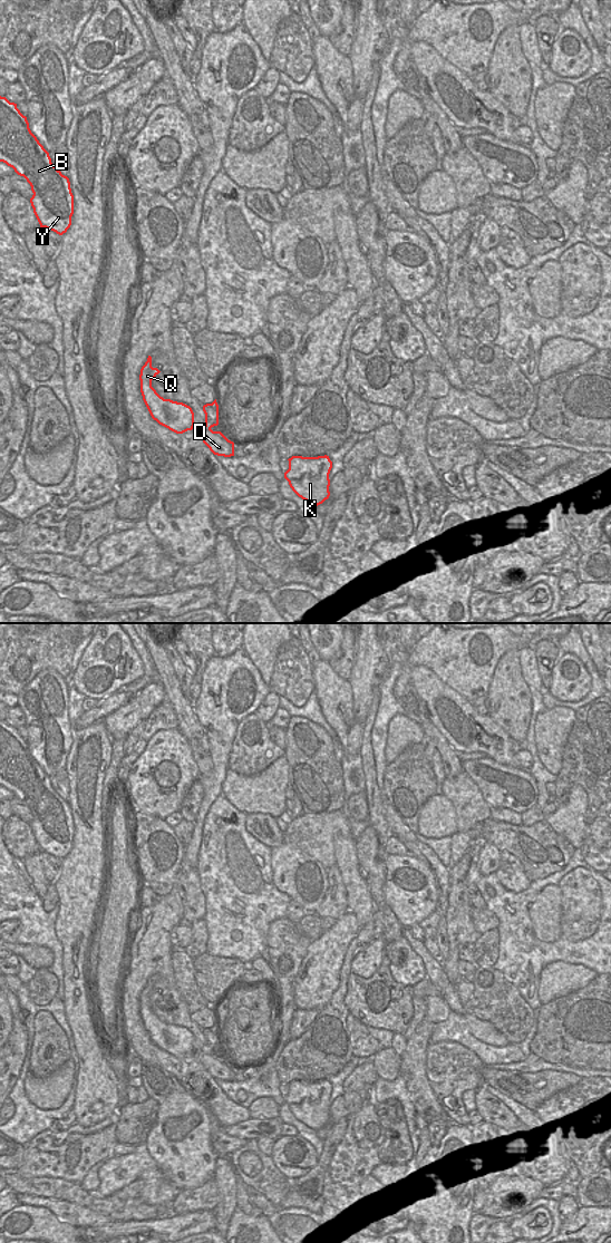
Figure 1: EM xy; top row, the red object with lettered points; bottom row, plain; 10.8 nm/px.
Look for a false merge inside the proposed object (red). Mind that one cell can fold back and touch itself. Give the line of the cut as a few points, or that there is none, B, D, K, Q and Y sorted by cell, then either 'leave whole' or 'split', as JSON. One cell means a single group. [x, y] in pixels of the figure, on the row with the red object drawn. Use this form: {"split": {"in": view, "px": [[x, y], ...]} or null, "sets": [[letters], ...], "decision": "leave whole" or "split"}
{"split": null, "sets": [["B", "D", "K", "Q", "Y"]], "decision": "leave whole"}

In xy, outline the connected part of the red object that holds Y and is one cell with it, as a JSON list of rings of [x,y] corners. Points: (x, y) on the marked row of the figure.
[[[0,96],[0,162],[23,176],[33,193],[30,198],[40,224],[62,235],[71,225],[74,195],[69,178],[52,165],[49,153],[31,133],[27,117]]]

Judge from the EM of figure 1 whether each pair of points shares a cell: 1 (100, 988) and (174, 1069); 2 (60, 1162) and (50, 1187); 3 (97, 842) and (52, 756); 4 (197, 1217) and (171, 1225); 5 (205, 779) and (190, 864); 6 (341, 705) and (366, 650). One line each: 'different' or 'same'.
1: different
2: different
3: different
4: same
5: same
6: different

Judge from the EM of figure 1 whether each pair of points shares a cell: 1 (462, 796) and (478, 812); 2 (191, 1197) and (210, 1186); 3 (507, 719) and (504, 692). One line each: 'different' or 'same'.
1: same
2: same
3: same

